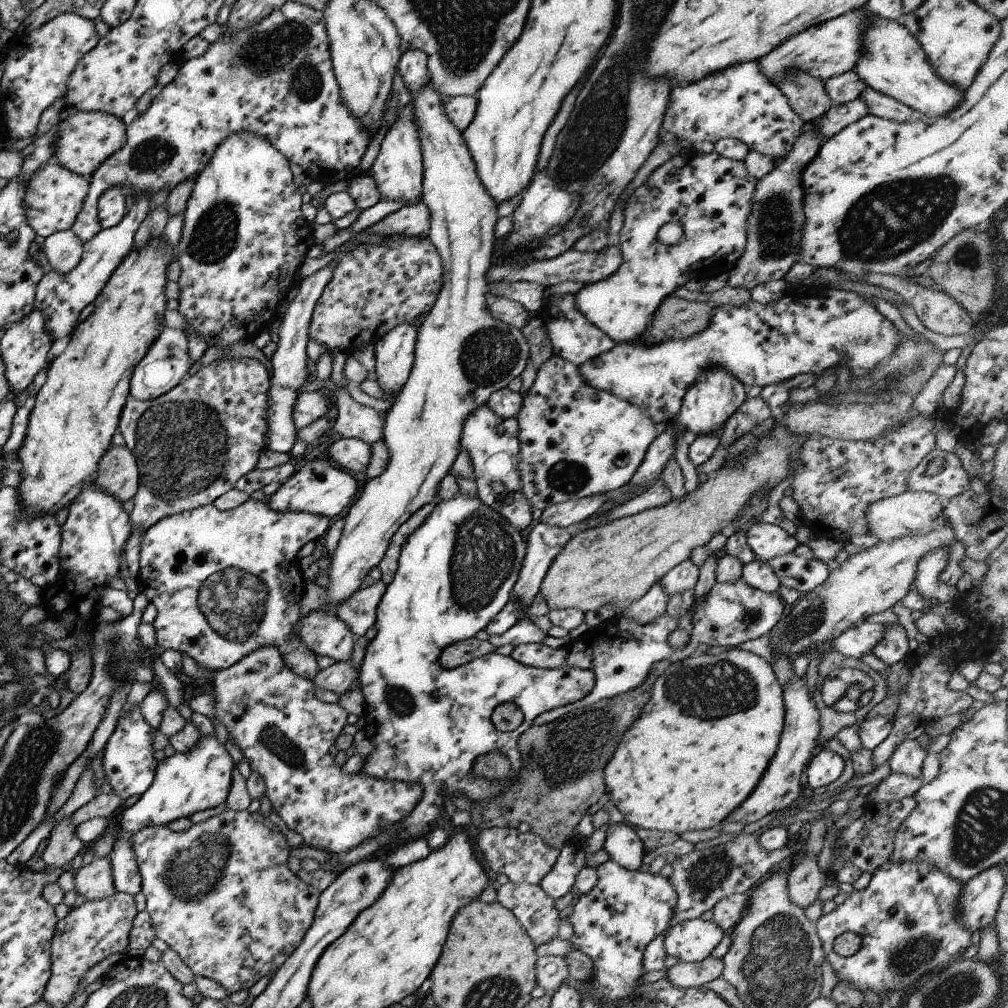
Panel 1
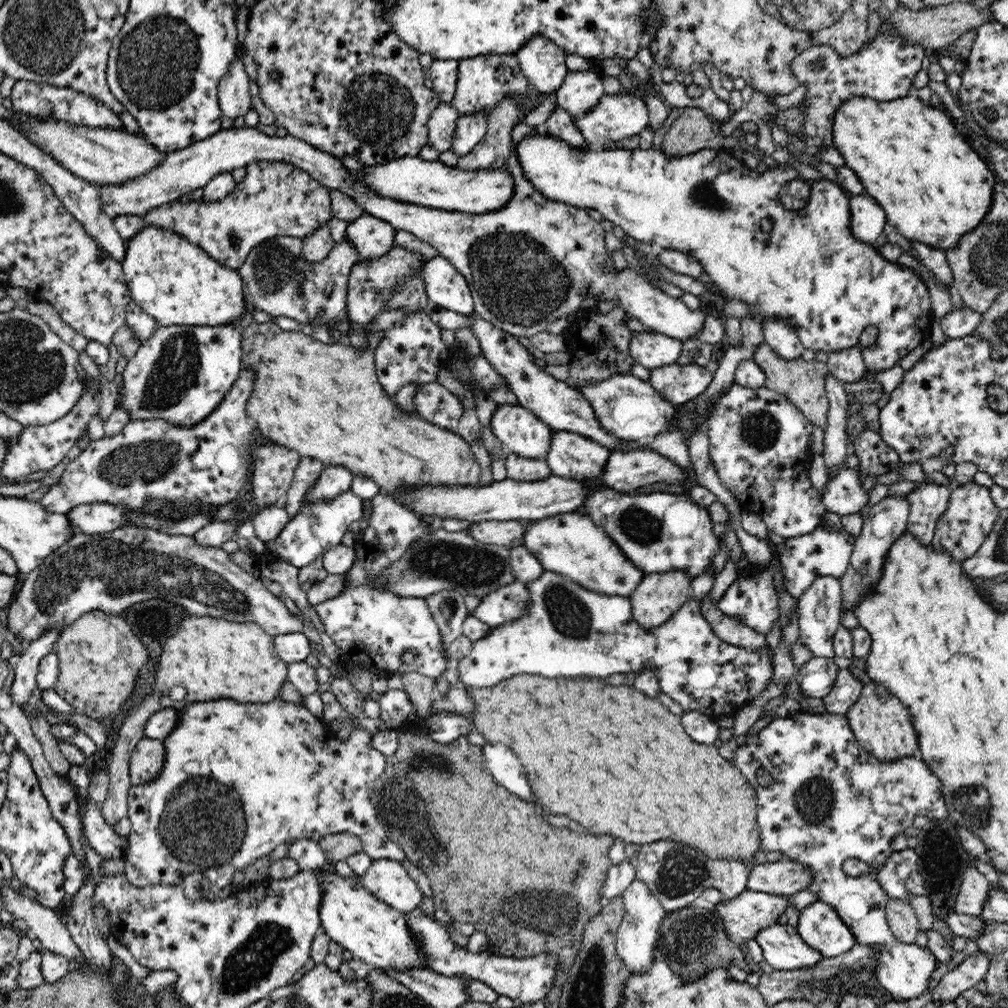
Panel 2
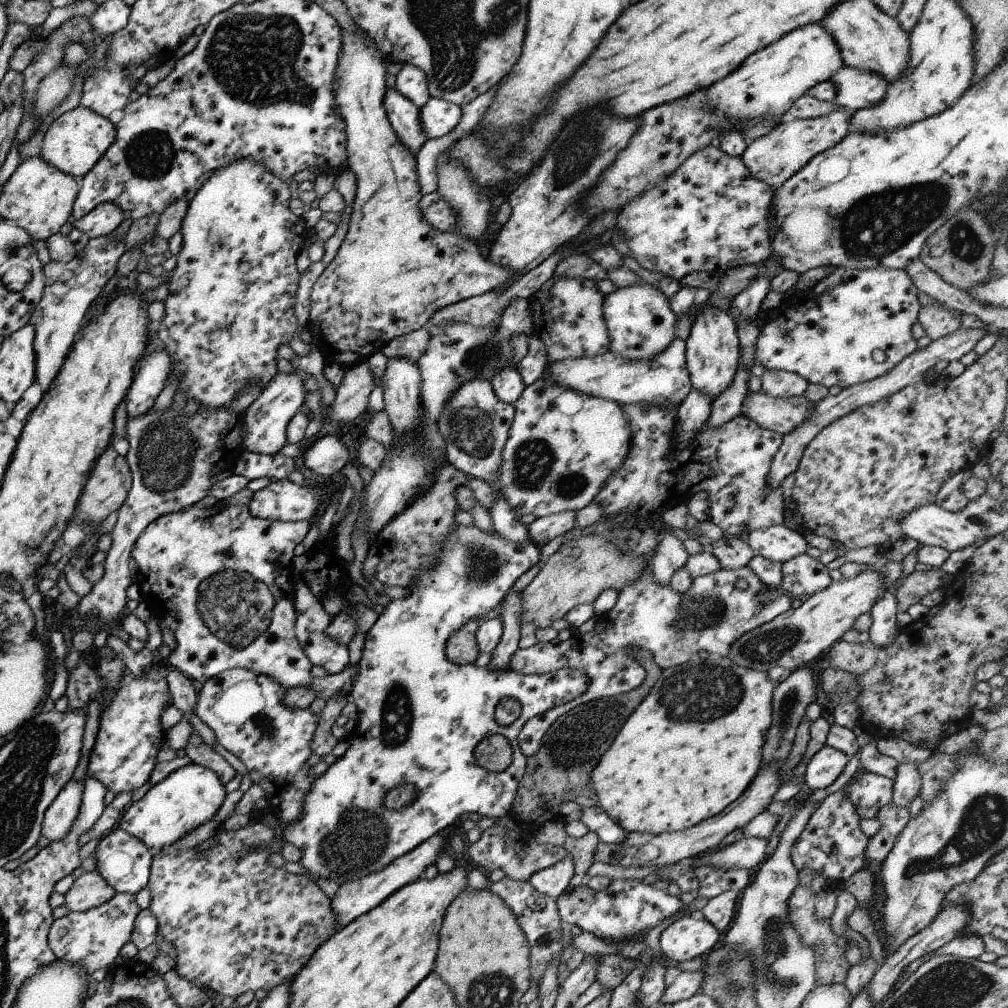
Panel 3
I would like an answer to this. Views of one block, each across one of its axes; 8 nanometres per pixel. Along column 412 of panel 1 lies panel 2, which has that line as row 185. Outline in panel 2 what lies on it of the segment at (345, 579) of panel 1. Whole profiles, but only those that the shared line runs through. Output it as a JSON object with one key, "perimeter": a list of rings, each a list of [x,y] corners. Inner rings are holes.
{"perimeter":[[[17,111],[14,114],[18,114],[18,117],[6,120],[18,133],[22,133],[30,143],[50,154],[68,172],[98,187],[119,185],[148,174],[167,155],[150,144],[143,135],[130,133],[124,127],[90,128],[57,120],[55,117],[37,118]],[[419,155],[394,158],[386,164],[364,164],[359,171],[348,169],[348,175],[381,198],[458,213],[484,214],[502,209],[514,194],[514,181],[506,168],[462,170],[457,165],[446,166],[439,159],[424,160]]]}

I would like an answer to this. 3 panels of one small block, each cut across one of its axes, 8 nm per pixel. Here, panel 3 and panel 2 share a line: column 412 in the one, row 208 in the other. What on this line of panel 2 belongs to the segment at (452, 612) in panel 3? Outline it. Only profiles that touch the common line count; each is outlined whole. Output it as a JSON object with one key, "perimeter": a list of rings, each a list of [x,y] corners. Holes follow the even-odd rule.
{"perimeter":[[[545,129],[526,134],[520,142],[513,144],[512,151],[518,157],[518,163],[522,167],[524,177],[545,198],[554,202],[562,202],[568,206],[586,209],[587,211],[598,211],[605,220],[614,223],[615,226],[619,226],[627,236],[636,239],[637,242],[650,244],[656,249],[679,251],[696,258],[702,264],[702,267],[704,267],[706,274],[710,275],[711,282],[717,284],[716,288],[723,290],[730,300],[743,300],[751,304],[757,310],[757,314],[753,312],[752,317],[758,322],[762,323],[762,320],[768,318],[768,316],[787,320],[790,322],[790,325],[796,328],[796,333],[805,348],[810,348],[813,351],[824,350],[824,352],[852,348],[852,346],[858,344],[860,336],[862,336],[866,328],[873,326],[878,329],[878,339],[874,344],[864,348],[863,359],[869,370],[880,372],[880,370],[888,370],[888,368],[896,366],[898,360],[904,358],[909,350],[914,350],[920,342],[926,338],[930,338],[930,322],[932,322],[933,313],[932,309],[930,309],[929,290],[926,289],[926,285],[918,279],[912,269],[904,269],[902,266],[898,266],[896,262],[892,263],[885,260],[878,253],[878,246],[857,242],[851,236],[849,228],[851,222],[849,210],[850,195],[845,193],[845,190],[837,182],[826,181],[824,179],[805,180],[789,164],[783,164],[775,169],[771,167],[765,168],[760,173],[757,169],[747,167],[743,159],[740,160],[734,157],[732,150],[726,148],[719,148],[718,150],[710,147],[702,148],[692,154],[681,157],[668,157],[668,155],[662,154],[660,149],[632,149],[627,148],[625,145],[616,149],[574,148],[562,139],[550,135]],[[794,179],[802,179],[802,181],[810,183],[810,201],[801,210],[788,210],[780,201],[781,186]]]}

